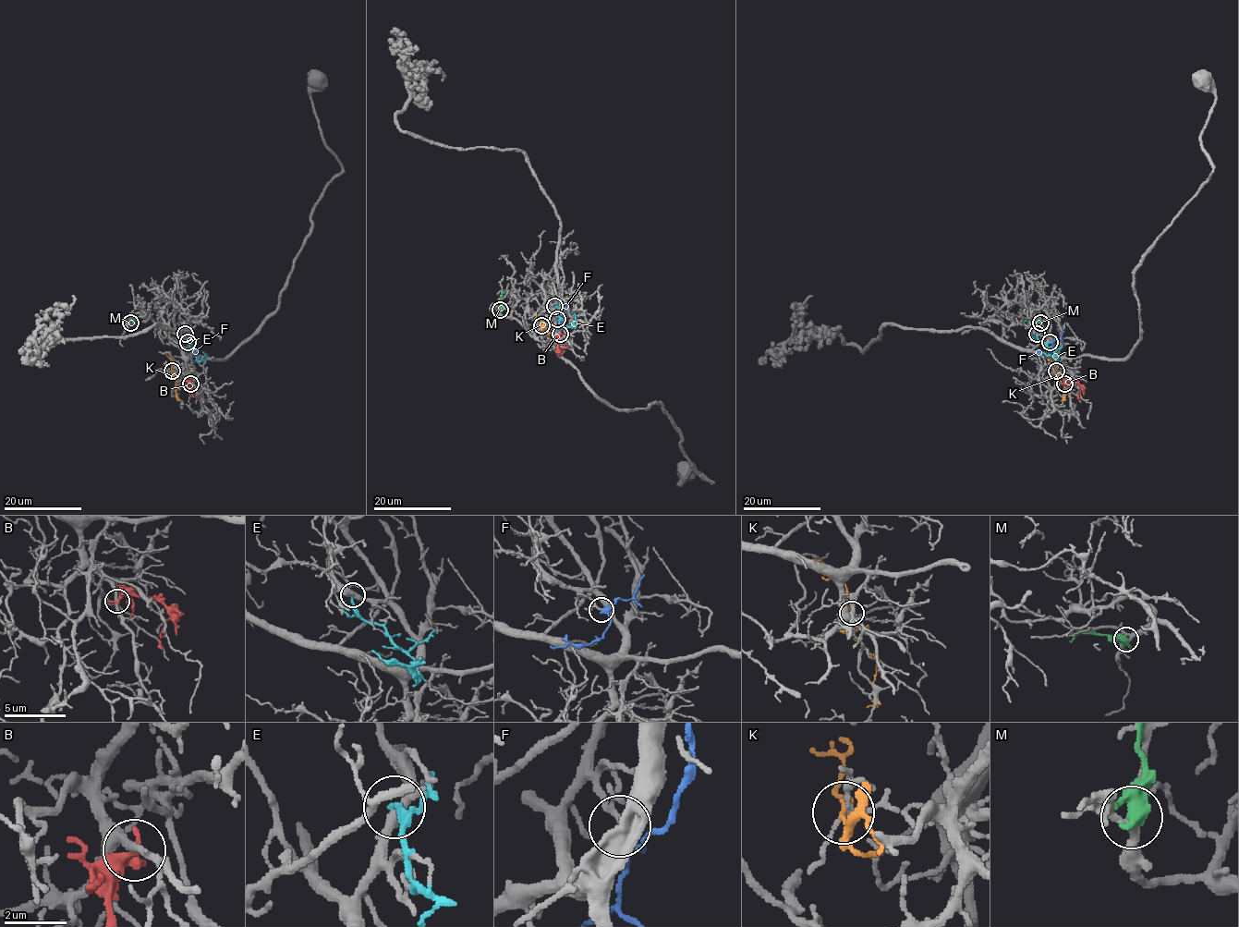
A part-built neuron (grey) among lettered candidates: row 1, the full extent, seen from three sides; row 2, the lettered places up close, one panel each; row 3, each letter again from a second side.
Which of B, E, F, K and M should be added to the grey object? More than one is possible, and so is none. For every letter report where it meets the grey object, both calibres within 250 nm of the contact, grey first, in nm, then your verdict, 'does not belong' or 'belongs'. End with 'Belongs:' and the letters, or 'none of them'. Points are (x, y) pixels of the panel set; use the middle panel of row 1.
B: meets grey at (560, 334); 240 nm thick on the grey side, 240 nm on the other; does not belong
E: meets grey at (554, 306); 280 nm thick on the grey side, 220 nm on the other; does not belong
F: meets grey at (557, 319); 90 nm thick on the grey side, 240 nm on the other; belongs
K: meets grey at (541, 325); 120 nm thick on the grey side, 110 nm on the other; does not belong
M: meets grey at (500, 310); 240 nm thick on the grey side, 440 nm on the other; does not belong
Belongs: F

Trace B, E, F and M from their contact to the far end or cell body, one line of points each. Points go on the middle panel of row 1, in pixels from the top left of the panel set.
B: (559, 334), (556, 347), (559, 349), (567, 347)
E: (554, 306), (565, 325), (574, 322), (572, 311)
F: (557, 320), (561, 323), (564, 319), (566, 303)
M: (500, 310), (504, 291)

